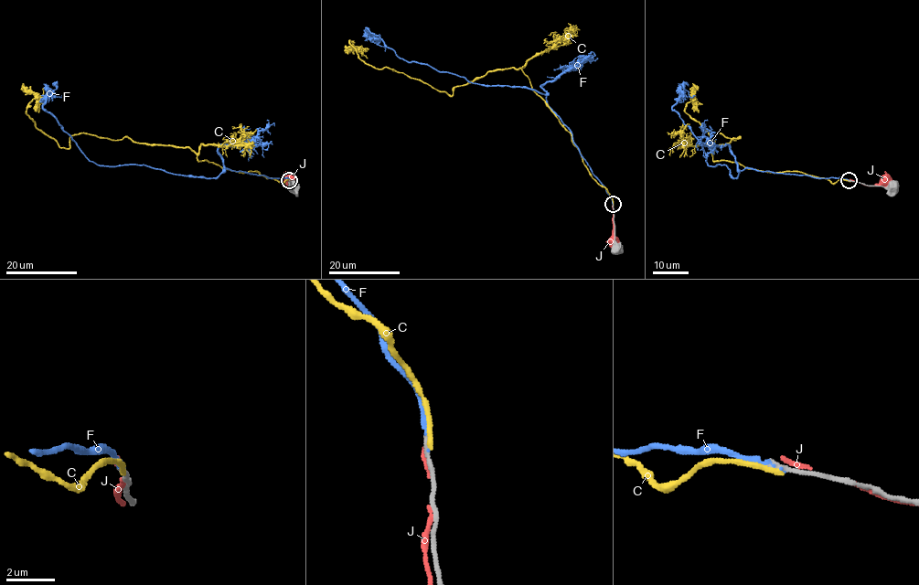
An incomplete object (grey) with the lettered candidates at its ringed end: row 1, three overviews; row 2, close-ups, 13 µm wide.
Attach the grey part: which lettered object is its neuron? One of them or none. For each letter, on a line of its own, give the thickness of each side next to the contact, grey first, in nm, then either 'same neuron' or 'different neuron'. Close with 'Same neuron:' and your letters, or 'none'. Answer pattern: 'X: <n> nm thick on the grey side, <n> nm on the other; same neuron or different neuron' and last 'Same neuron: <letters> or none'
C: 240 nm thick on the grey side, 240 nm on the other; different neuron
F: 240 nm thick on the grey side, 200 nm on the other; same neuron
J: 280 nm thick on the grey side, 200 nm on the other; different neuron
Same neuron: F

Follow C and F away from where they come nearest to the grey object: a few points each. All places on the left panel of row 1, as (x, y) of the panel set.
C: (289, 180), (128, 137), (73, 134), (60, 147), (26, 111), (35, 96), (23, 83)
F: (290, 180), (225, 168), (216, 177), (203, 177), (140, 164), (96, 164), (43, 108), (52, 90), (62, 95)

